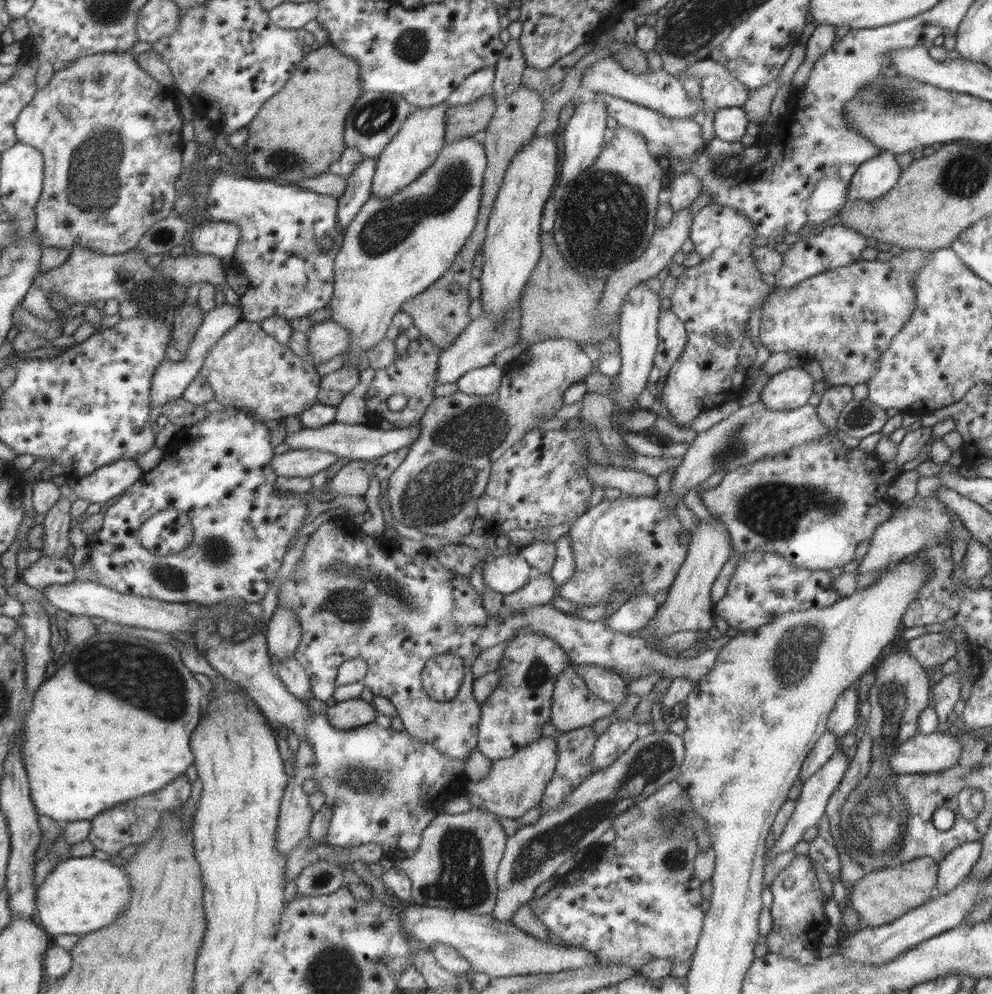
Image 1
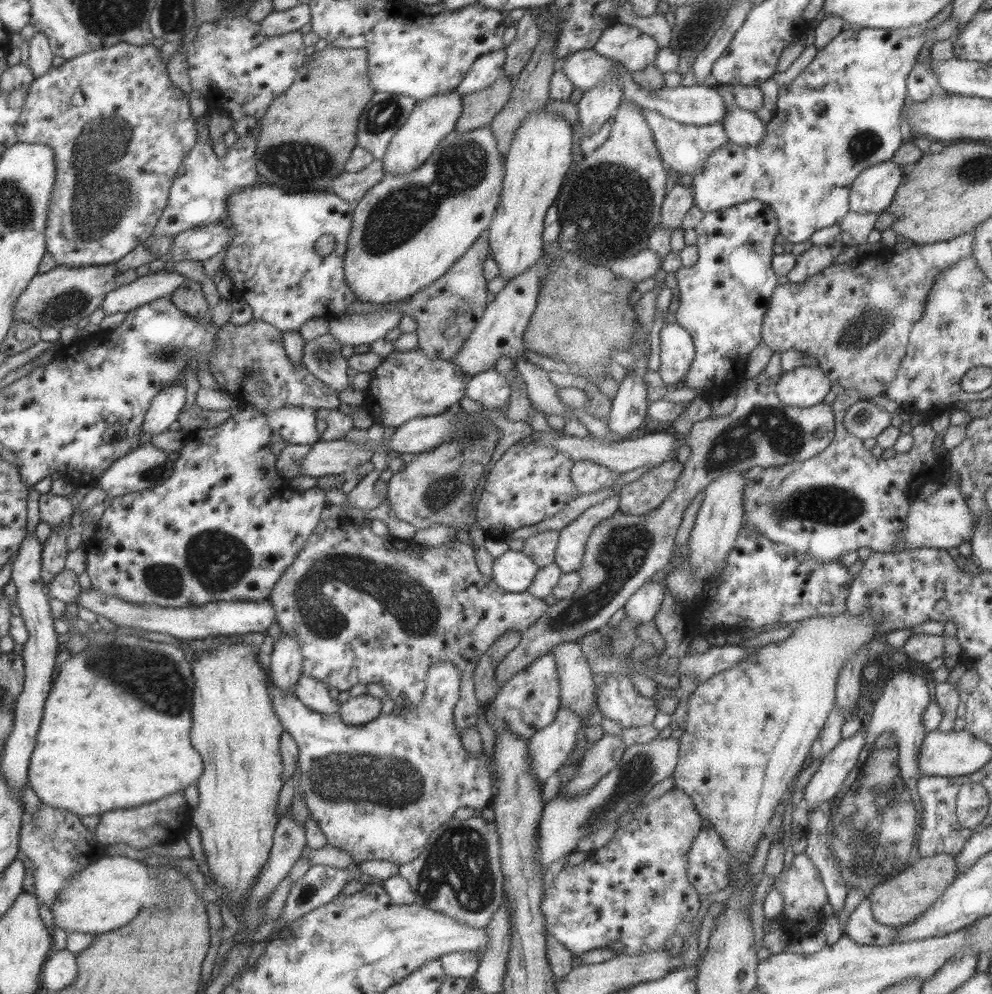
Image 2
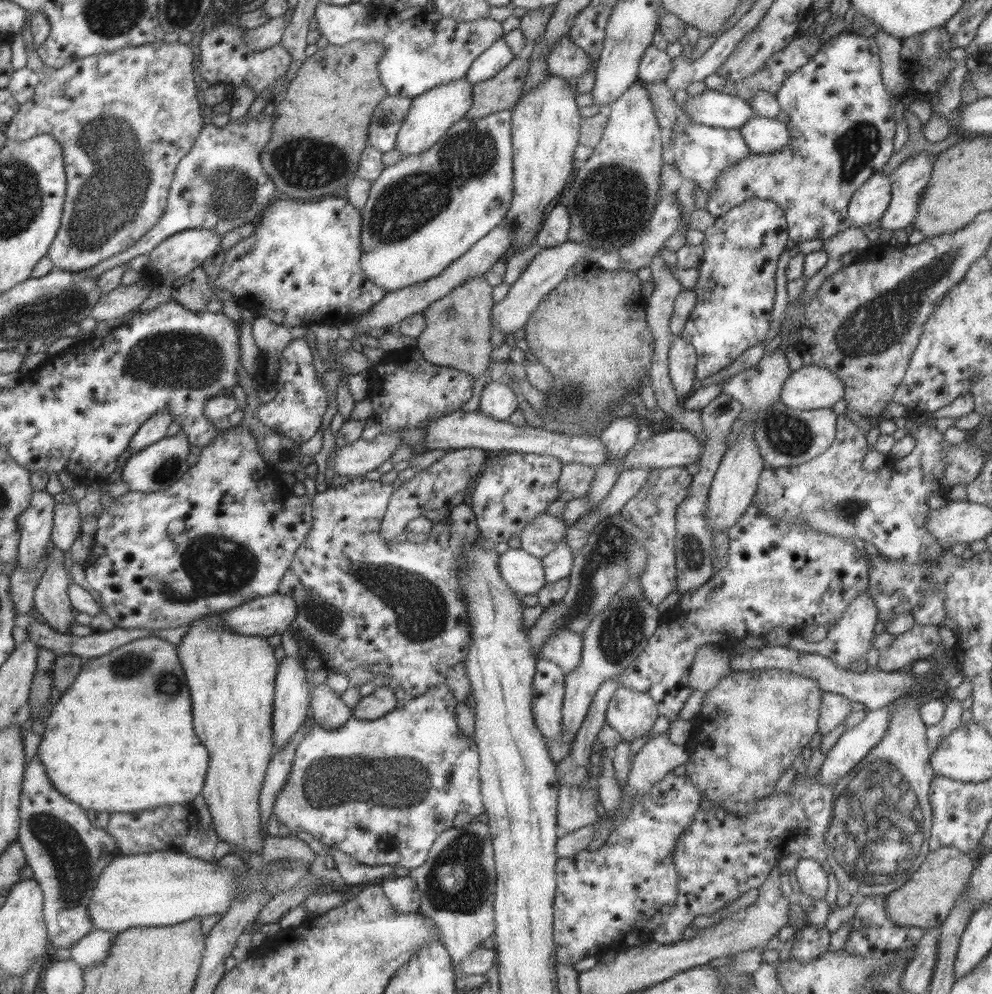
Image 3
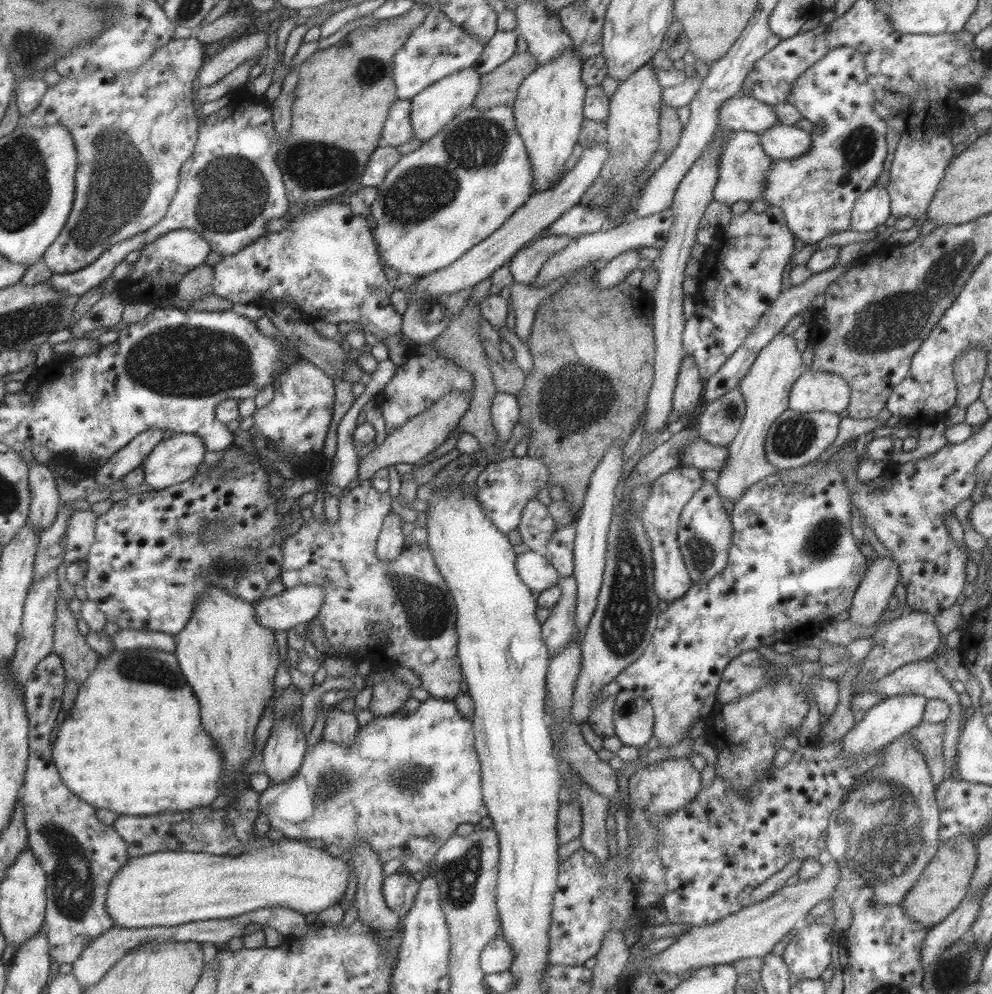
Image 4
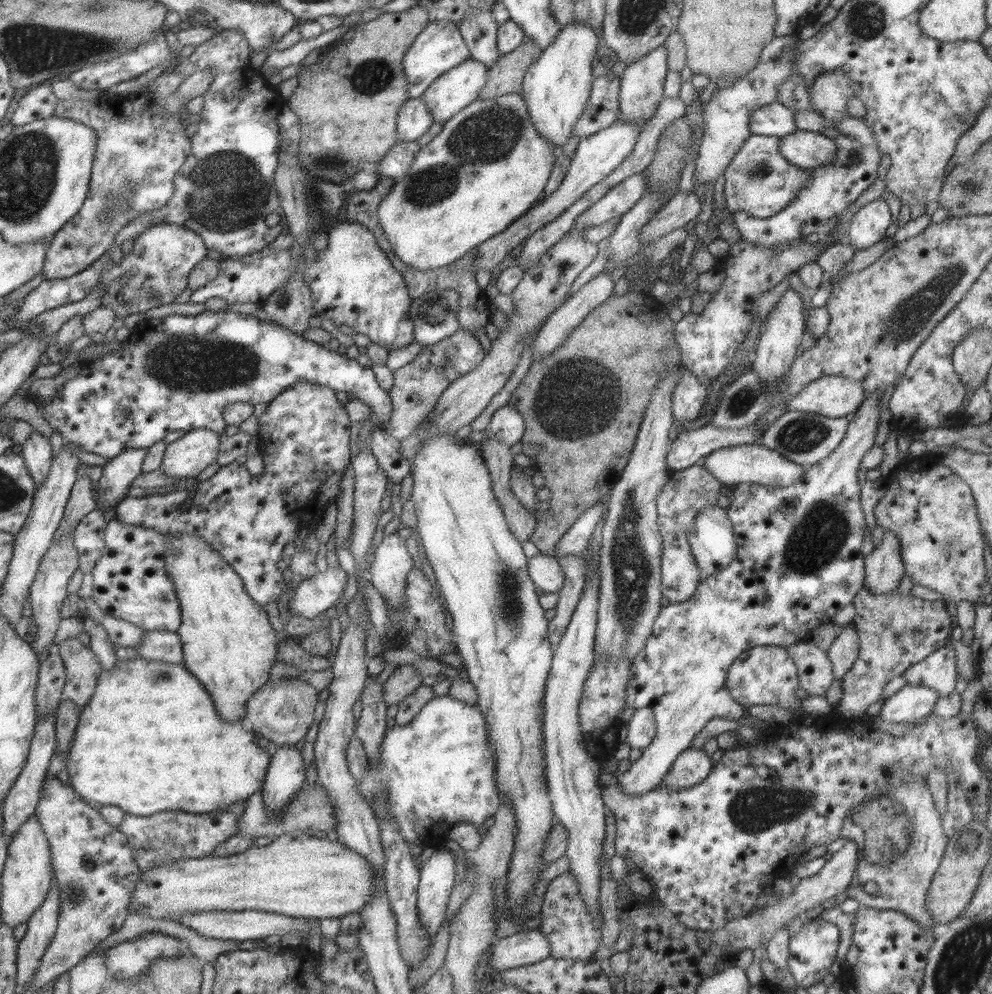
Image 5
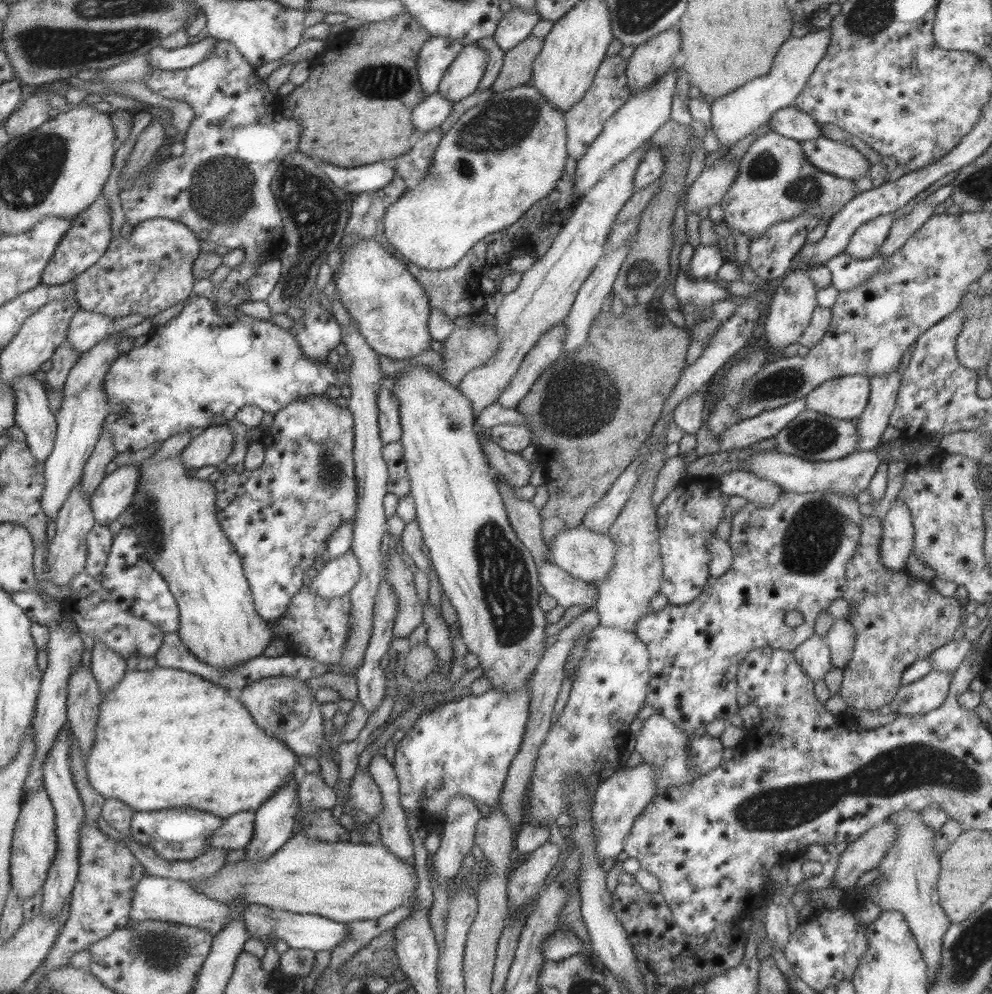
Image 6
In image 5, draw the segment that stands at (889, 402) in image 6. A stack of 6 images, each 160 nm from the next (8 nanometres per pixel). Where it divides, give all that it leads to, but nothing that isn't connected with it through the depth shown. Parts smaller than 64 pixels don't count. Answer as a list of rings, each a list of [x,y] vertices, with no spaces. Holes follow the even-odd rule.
[[[876,392],[866,393],[865,398],[854,412],[853,419],[848,422],[846,431],[844,432],[843,438],[839,441],[838,446],[825,458],[819,460],[819,462],[806,466],[802,472],[802,477],[795,479],[794,483],[788,484],[787,486],[769,486],[755,483],[739,483],[732,486],[733,497],[730,500],[729,506],[726,508],[726,513],[729,522],[732,524],[733,533],[735,533],[735,542],[737,544],[734,561],[714,576],[710,575],[703,578],[701,582],[699,582],[699,585],[697,585],[697,588],[695,588],[695,594],[693,594],[689,600],[679,603],[669,603],[668,606],[663,606],[663,608],[659,610],[657,617],[655,617],[651,634],[647,637],[643,650],[638,652],[631,660],[631,666],[629,666],[629,675],[631,675],[631,678],[627,680],[624,706],[635,709],[645,707],[651,709],[654,712],[656,729],[655,736],[653,736],[651,742],[645,748],[642,748],[642,753],[639,758],[631,763],[630,767],[623,773],[618,774],[615,772],[618,787],[624,793],[636,795],[657,788],[661,778],[669,772],[672,762],[678,757],[680,752],[683,752],[690,746],[693,736],[705,726],[708,720],[716,720],[718,718],[737,720],[744,714],[745,707],[737,704],[737,702],[730,698],[725,688],[727,670],[733,663],[733,659],[739,656],[739,653],[759,645],[786,647],[790,644],[795,644],[797,641],[809,640],[814,628],[817,628],[820,624],[830,622],[833,615],[844,606],[850,605],[853,597],[859,593],[859,588],[862,587],[865,578],[864,557],[861,555],[859,549],[861,544],[863,544],[863,535],[866,526],[863,520],[863,512],[859,509],[860,485],[858,485],[857,482],[859,482],[858,475],[862,456],[867,452],[867,449],[871,448],[874,444],[873,437],[875,436],[875,429],[878,425],[880,396],[881,394],[876,394]]]

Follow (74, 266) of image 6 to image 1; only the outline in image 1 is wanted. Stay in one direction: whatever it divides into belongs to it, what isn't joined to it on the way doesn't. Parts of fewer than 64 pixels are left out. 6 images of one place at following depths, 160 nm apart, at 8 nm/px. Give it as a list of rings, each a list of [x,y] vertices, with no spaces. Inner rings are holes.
[[[128,52],[95,53],[80,57],[63,69],[54,72],[50,82],[37,89],[34,98],[25,105],[14,123],[14,134],[17,143],[28,144],[38,150],[43,159],[42,190],[34,206],[34,230],[40,236],[41,247],[64,248],[68,251],[75,244],[99,252],[99,254],[114,255],[137,248],[143,233],[154,223],[171,216],[176,200],[175,186],[180,183],[185,173],[181,168],[181,152],[184,143],[181,140],[182,118],[173,92],[160,86],[147,72],[141,70],[136,57]]]

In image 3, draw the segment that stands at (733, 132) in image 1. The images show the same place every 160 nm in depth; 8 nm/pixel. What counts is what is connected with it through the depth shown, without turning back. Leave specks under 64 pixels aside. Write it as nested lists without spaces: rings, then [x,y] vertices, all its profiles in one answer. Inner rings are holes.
[[[755,116],[749,118],[738,130],[748,150],[755,154],[775,152],[787,144],[789,139],[787,128],[774,118]]]

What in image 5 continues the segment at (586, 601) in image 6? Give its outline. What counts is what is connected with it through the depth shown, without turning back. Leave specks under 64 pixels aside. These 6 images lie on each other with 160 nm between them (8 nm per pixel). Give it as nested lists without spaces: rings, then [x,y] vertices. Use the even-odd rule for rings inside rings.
[[[541,553],[527,560],[527,575],[543,593],[558,595],[565,582],[557,559]]]

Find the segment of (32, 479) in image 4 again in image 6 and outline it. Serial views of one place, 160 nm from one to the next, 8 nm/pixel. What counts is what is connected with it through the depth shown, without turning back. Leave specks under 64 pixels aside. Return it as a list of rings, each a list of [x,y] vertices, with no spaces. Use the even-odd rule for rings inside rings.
[[[33,373],[12,382],[15,393],[14,424],[22,431],[29,452],[36,462],[44,462],[54,445],[56,419],[49,411],[47,395]]]

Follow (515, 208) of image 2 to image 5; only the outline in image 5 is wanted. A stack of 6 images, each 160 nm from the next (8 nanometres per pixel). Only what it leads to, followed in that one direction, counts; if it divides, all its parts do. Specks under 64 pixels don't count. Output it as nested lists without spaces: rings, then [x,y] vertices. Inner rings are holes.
[[[580,22],[563,26],[553,42],[543,50],[525,71],[521,97],[527,108],[529,121],[545,142],[551,146],[563,146],[573,131],[573,125],[583,113],[591,92],[591,61],[595,56],[598,34]]]

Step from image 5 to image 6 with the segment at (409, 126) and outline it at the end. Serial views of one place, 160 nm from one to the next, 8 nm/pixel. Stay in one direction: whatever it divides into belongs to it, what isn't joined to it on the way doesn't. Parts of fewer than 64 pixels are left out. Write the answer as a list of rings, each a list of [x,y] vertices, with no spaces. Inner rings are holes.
[[[439,93],[428,95],[411,110],[413,129],[421,134],[438,129],[453,110],[453,104]]]

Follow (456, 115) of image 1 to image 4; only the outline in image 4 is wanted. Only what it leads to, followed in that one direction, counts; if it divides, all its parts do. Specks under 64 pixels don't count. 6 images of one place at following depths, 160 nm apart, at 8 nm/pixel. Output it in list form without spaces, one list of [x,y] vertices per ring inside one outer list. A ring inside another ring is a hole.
[[[529,52],[513,53],[513,56],[499,67],[481,75],[481,88],[472,106],[478,110],[486,110],[502,104],[512,105],[519,85],[525,76],[535,71],[537,64],[535,57]]]

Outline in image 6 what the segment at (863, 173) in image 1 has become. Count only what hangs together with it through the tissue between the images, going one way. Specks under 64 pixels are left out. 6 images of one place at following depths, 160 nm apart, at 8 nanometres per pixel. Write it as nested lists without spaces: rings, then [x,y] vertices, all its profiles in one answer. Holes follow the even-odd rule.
[[[887,213],[861,223],[850,236],[844,252],[859,260],[875,256],[877,247],[886,239],[893,220],[893,213]]]

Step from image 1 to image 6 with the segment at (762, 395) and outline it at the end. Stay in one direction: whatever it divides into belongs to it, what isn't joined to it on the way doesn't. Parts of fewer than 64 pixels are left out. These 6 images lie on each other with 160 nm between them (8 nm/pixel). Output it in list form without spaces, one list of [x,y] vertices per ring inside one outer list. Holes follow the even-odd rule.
[[[851,375],[826,380],[804,396],[805,406],[836,419],[858,417],[867,404],[869,379],[865,375]]]

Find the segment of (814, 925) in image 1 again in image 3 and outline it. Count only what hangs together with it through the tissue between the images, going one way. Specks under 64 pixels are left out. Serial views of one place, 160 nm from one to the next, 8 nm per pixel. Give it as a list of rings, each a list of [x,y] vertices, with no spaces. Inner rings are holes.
[[[798,859],[792,870],[800,891],[811,898],[824,898],[827,890],[827,874],[816,860]]]

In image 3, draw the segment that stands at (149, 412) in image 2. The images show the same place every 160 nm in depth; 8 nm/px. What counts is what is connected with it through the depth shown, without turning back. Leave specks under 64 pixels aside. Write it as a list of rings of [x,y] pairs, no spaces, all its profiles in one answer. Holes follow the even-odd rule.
[[[165,409],[154,412],[145,422],[139,425],[136,433],[131,437],[128,444],[129,453],[137,452],[165,437],[167,426],[169,426],[172,419],[172,414]]]

